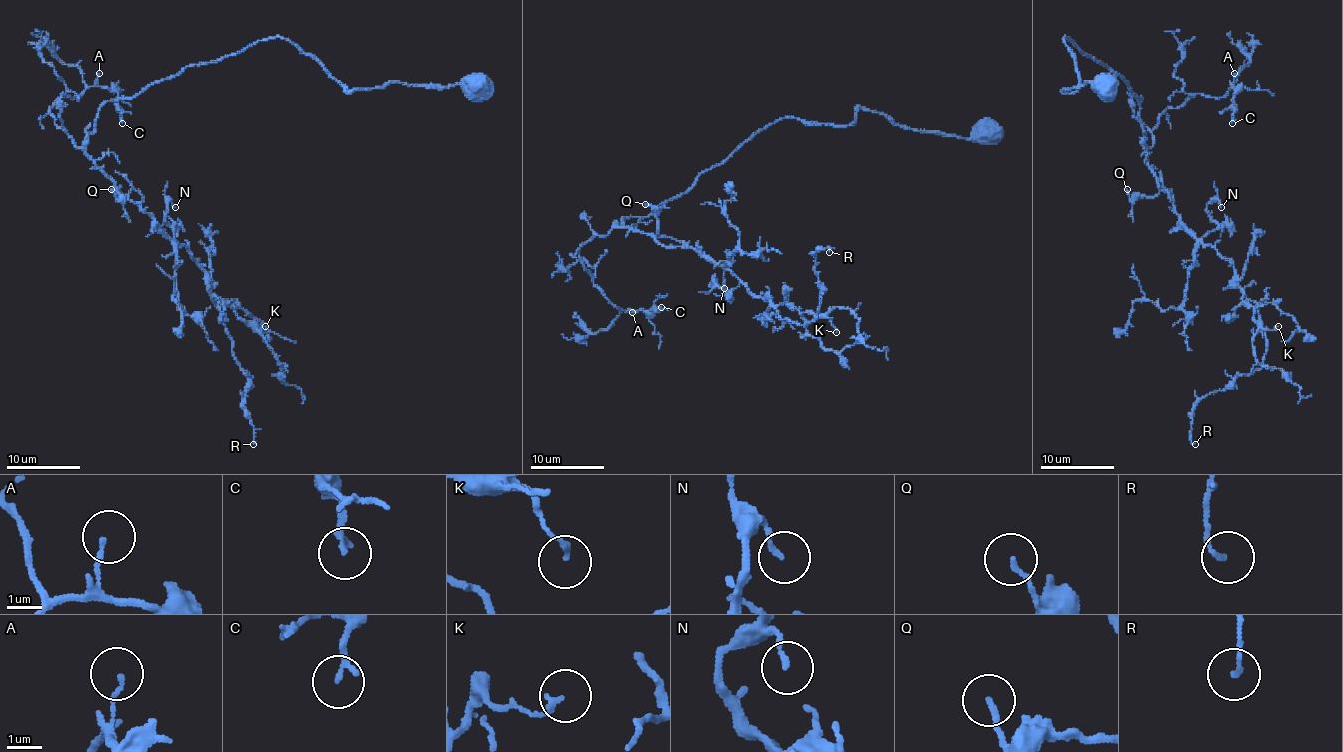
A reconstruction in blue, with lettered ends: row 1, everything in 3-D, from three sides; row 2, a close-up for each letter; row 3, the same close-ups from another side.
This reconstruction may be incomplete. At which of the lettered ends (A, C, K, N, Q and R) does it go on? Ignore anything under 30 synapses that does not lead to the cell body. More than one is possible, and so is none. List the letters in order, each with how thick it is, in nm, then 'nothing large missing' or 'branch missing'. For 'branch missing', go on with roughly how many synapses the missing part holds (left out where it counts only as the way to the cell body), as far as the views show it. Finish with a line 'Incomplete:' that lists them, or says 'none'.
A: 110 nm | nothing large missing
C: 190 nm | nothing large missing
K: 140 nm | nothing large missing
N: 140 nm | nothing large missing
Q: 140 nm | nothing large missing
R: 120 nm | nothing large missing
Incomplete: none

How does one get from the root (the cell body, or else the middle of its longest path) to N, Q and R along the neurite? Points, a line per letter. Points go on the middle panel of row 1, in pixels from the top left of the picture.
N: (623, 219), (618, 226), (714, 261), (724, 274), (721, 286), (714, 281), (712, 275), (724, 288)
Q: (623, 219), (618, 226), (628, 226), (656, 235), (657, 211), (645, 204)
R: (623, 219), (618, 226), (698, 250), (800, 325), (817, 318), (814, 255), (829, 252)

